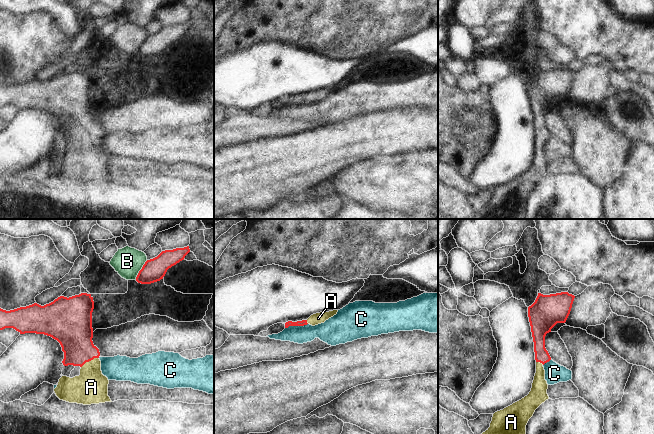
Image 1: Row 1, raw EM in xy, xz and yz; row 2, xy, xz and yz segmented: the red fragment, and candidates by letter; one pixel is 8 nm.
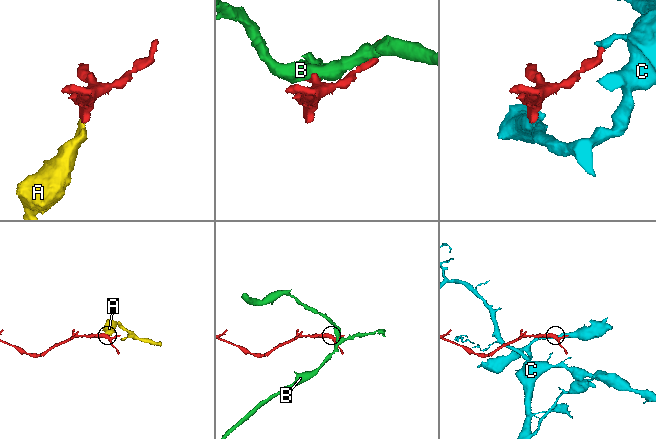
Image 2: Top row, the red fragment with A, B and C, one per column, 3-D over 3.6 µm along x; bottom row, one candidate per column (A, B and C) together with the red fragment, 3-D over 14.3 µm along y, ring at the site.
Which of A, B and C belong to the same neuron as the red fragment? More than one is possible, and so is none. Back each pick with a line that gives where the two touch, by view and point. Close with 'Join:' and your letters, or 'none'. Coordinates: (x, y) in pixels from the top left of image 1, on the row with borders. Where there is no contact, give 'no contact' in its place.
A: contact xy (89, 360)
Join: A

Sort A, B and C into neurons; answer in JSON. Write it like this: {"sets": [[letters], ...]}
{"sets": [["A"], ["B"], ["C"]]}

